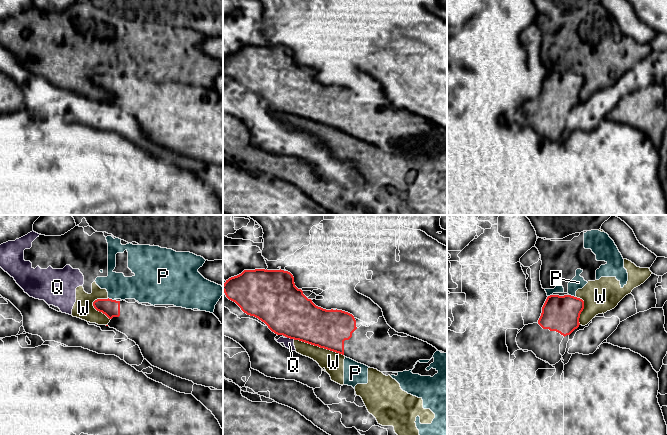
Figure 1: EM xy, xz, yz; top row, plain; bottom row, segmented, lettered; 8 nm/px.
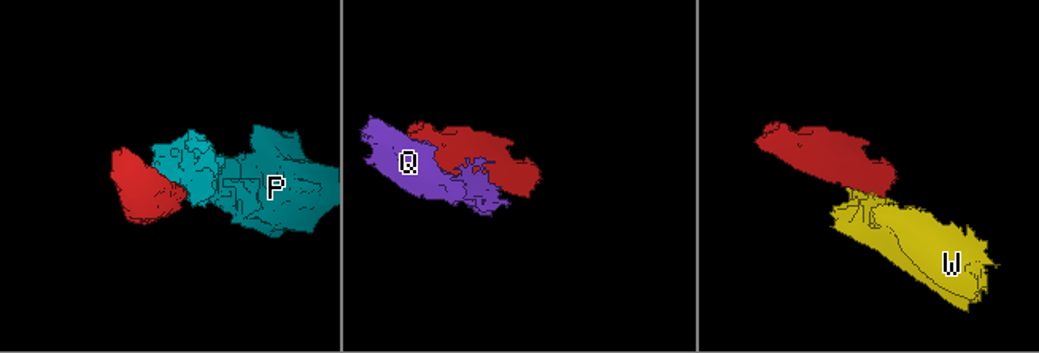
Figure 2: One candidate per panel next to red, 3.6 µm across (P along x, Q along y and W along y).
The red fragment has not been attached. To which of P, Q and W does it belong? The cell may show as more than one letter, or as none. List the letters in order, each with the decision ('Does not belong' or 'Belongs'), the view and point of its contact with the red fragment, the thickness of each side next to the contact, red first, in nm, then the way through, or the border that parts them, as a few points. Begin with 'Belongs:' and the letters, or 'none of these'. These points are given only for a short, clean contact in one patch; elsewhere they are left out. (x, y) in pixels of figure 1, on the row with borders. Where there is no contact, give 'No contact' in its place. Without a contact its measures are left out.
Belongs: none of these
P: Does not belong. Touches red at yz (572, 296). Thickness 280 nm (red) against 110 nm. Boundary: yz (569, 294), (575, 297)
Q: Does not belong. Touches red at xz (291, 338). Thickness 380 nm (red) against 80 nm
W: Does not belong. Touches red at xz (319, 346). Thickness 320 nm (red) against 170 nm. Boundary: xz (294, 339), (343, 355)

